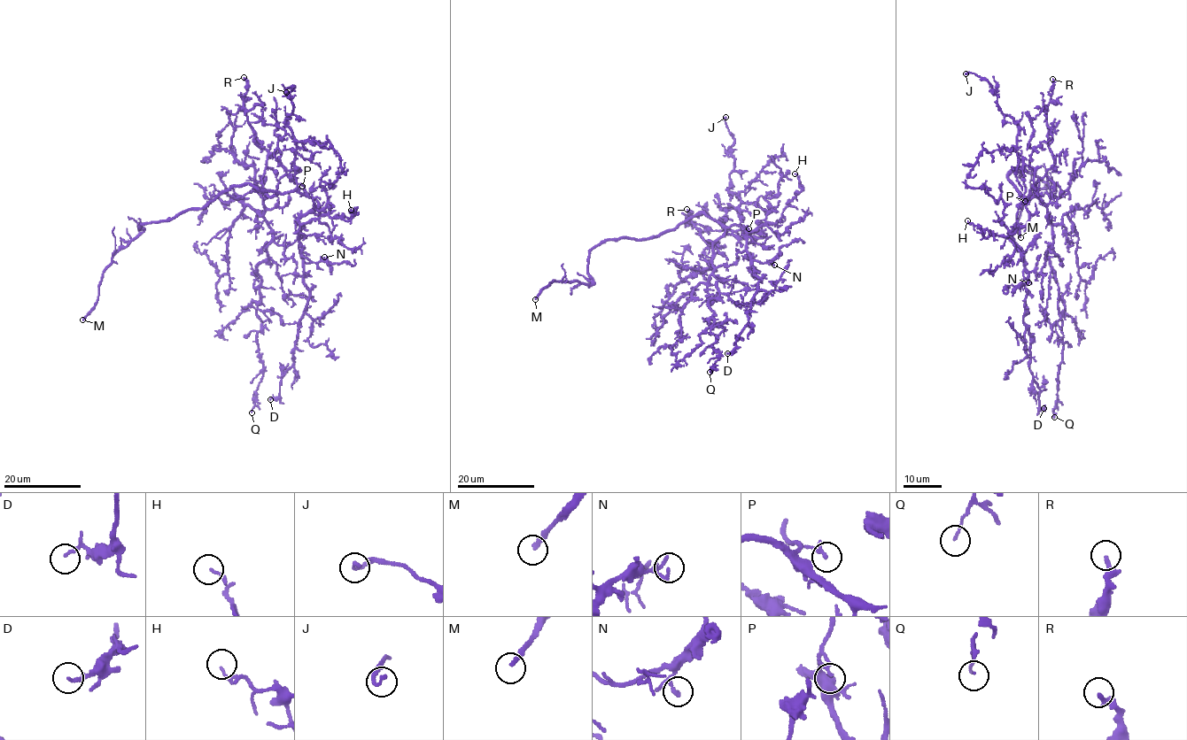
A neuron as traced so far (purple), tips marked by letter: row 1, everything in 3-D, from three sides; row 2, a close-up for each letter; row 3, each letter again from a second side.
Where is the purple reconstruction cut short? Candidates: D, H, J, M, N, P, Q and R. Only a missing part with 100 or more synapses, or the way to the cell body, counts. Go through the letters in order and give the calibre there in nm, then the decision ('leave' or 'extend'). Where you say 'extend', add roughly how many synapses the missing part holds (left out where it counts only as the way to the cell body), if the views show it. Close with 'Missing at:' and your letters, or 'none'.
D: 110 nm thick; leave
H: 120 nm thick; leave
J: 180 nm thick; leave
M: 200 nm thick; extend
N: 180 nm thick; leave
P: 160 nm thick; leave
Q: 110 nm thick; leave
R: 200 nm thick; leave
Missing at: M

